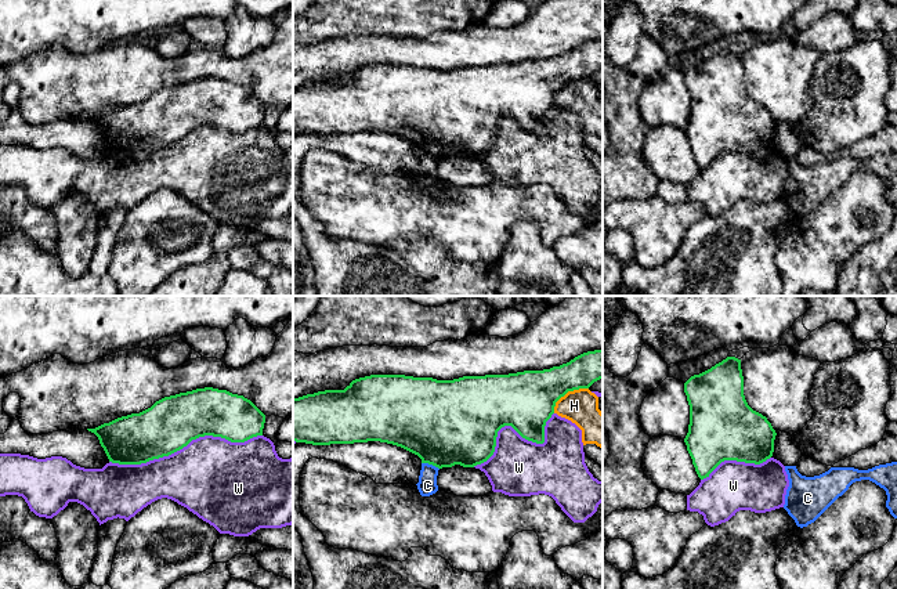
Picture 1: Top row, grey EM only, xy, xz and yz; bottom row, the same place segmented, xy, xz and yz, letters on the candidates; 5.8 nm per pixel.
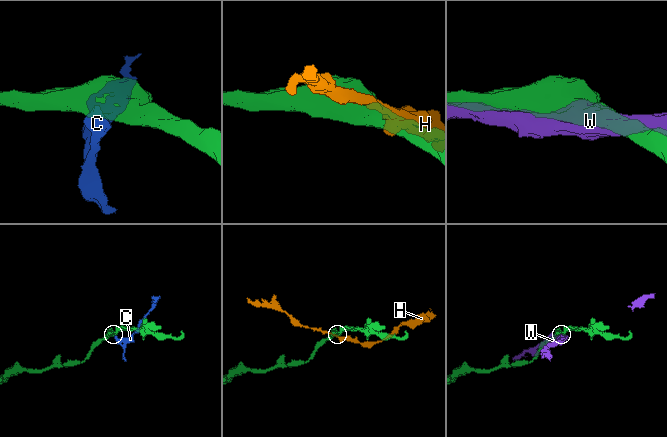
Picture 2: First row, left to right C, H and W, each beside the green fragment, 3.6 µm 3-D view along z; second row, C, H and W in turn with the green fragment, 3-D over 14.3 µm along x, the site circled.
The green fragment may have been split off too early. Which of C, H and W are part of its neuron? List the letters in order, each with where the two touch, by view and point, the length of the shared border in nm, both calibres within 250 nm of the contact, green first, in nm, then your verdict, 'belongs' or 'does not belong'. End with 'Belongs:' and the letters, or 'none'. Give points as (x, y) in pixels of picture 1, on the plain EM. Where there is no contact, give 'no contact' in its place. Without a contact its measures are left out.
C: contact xz (430, 154); length 110 nm; calibres 500 and 110 nm; does not belong
H: contact xz (567, 82); length 260 nm; calibres 340 and 200 nm; does not belong
W: contact xy (185, 136); length 900 nm; calibres 300 and 460 nm; does not belong
Belongs: none

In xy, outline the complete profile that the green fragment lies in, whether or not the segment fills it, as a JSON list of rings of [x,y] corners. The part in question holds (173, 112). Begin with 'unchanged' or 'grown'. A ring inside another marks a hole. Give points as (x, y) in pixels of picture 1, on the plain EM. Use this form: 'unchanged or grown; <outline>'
unchanged; [[[205,77],[164,87],[140,104],[87,120],[98,127],[109,152],[141,155],[205,126],[245,133],[263,126],[264,113],[265,105],[250,90]]]

